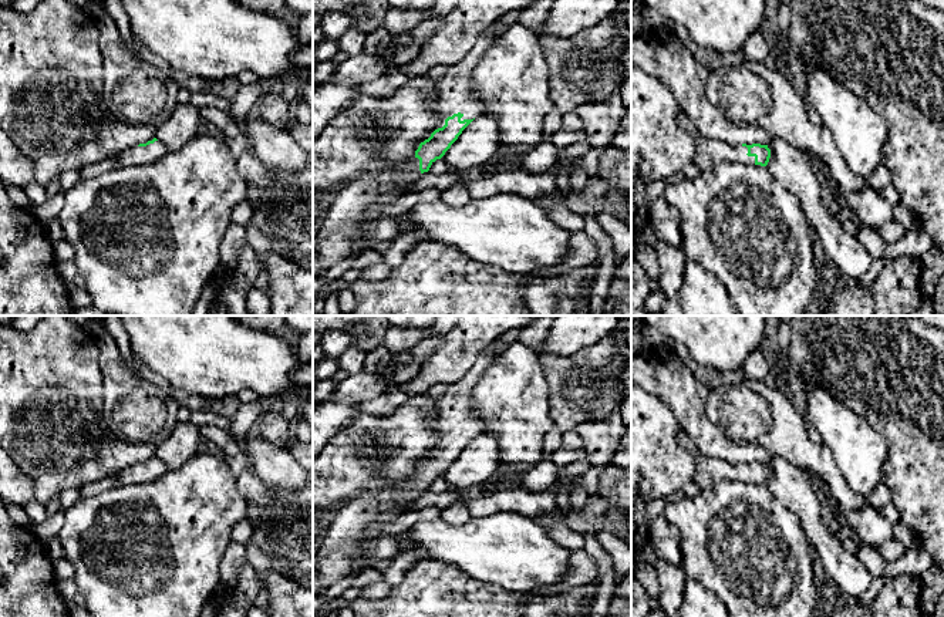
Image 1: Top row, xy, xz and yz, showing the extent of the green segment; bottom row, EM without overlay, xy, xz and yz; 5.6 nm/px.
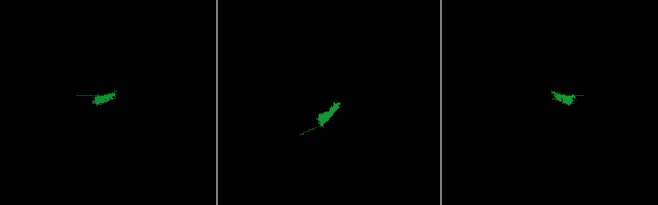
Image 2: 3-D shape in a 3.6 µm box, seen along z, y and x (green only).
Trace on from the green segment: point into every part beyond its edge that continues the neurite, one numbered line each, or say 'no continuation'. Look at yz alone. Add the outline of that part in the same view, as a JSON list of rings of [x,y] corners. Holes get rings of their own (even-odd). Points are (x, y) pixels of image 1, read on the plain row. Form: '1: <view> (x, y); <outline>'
1: yz (708, 471); [[[699,451],[692,454],[695,475],[692,482],[705,489],[721,481],[755,482],[755,475],[748,475],[748,466],[711,458]]]

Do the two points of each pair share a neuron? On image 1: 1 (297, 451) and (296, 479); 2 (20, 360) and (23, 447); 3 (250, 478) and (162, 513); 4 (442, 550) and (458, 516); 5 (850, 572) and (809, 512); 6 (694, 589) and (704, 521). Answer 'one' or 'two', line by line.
1: two
2: one
3: two
4: two
5: one
6: two

